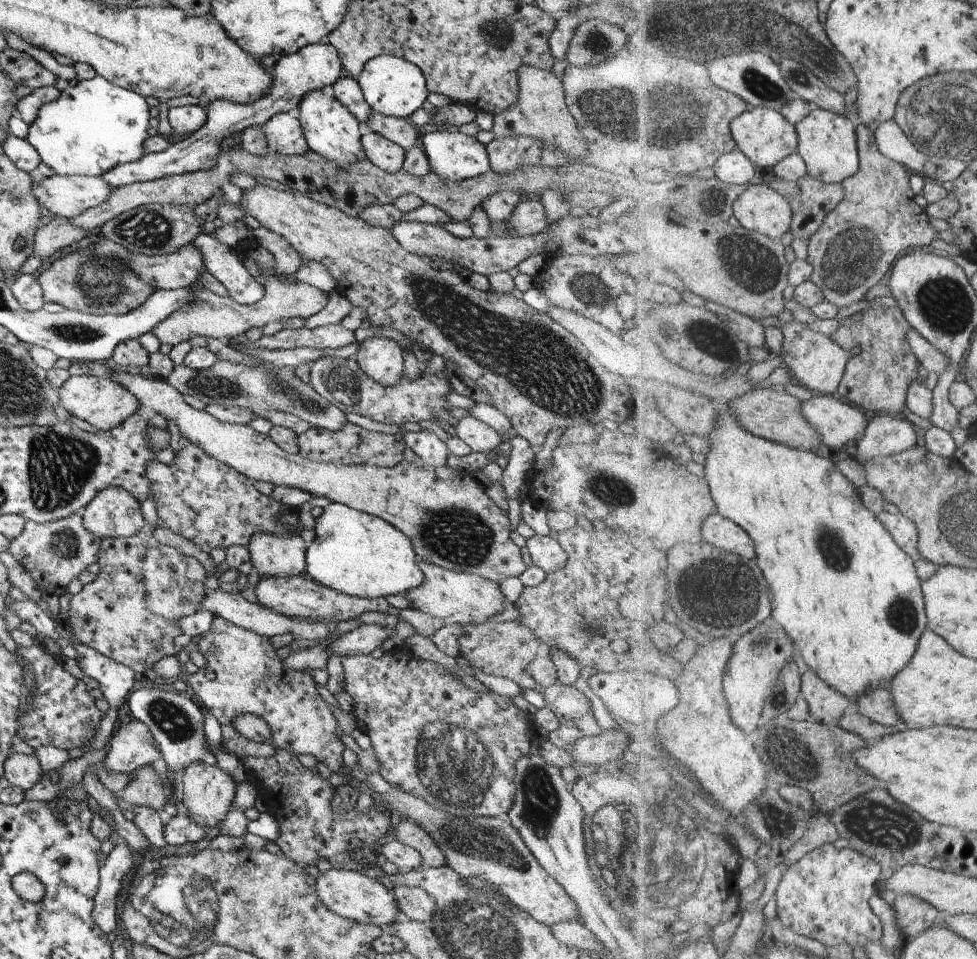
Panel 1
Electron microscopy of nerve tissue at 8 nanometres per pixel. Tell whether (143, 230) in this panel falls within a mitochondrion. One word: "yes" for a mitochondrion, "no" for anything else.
yes

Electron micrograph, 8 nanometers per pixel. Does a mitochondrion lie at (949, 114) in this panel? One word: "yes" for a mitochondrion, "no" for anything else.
yes

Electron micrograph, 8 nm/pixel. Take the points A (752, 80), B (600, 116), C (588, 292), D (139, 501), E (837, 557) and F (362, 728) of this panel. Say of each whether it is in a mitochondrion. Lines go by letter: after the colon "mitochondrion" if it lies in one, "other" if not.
A: mitochondrion
B: mitochondrion
C: mitochondrion
D: other
E: mitochondrion
F: other

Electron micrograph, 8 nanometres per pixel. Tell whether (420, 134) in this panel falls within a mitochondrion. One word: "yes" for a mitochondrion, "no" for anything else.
no

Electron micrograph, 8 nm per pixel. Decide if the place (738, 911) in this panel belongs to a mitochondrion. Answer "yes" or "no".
no

